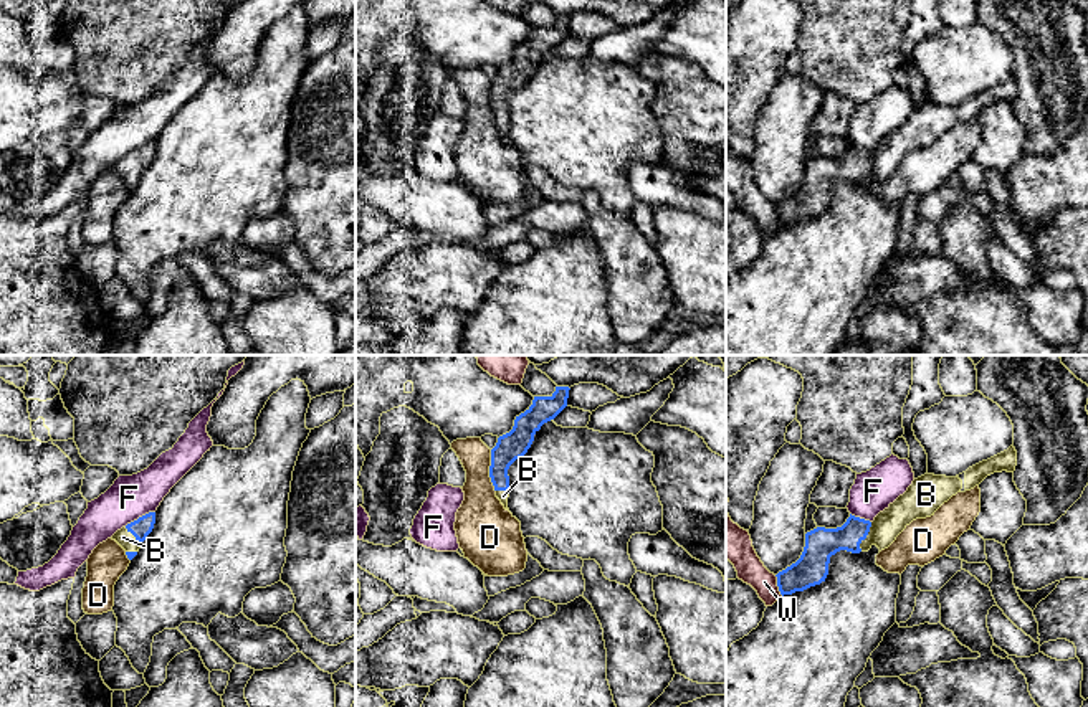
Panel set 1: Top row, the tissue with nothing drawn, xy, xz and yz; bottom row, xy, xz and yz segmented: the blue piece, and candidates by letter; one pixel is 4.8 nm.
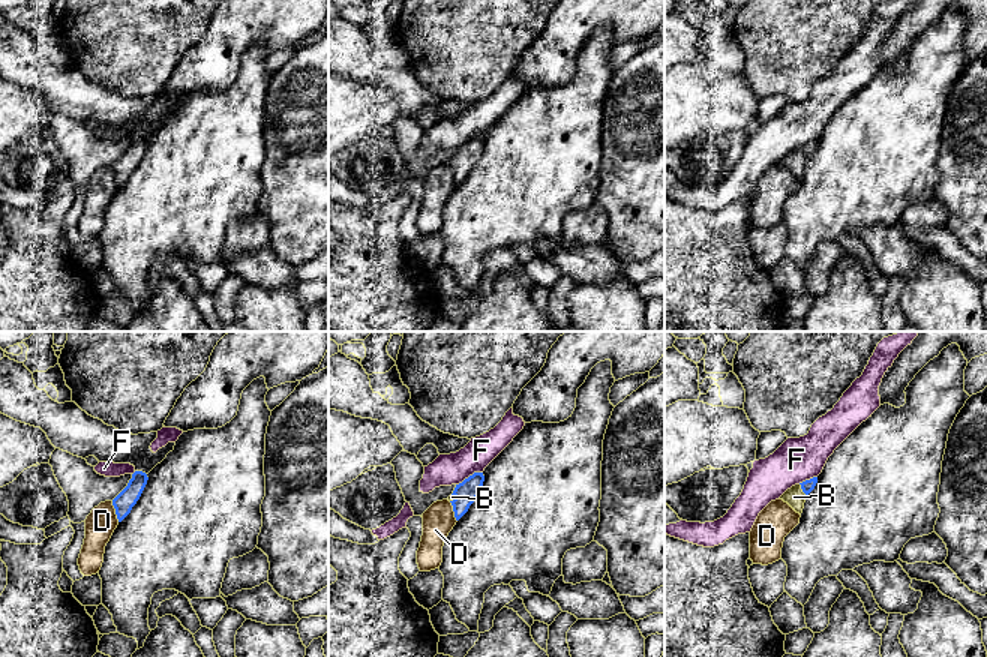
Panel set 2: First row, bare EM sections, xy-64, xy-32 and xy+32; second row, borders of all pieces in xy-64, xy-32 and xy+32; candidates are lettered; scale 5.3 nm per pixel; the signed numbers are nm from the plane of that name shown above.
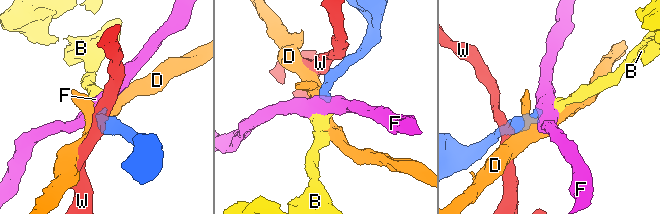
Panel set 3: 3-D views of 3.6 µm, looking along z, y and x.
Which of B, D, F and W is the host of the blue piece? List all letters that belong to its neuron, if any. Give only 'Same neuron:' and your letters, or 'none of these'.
Same neuron: B

